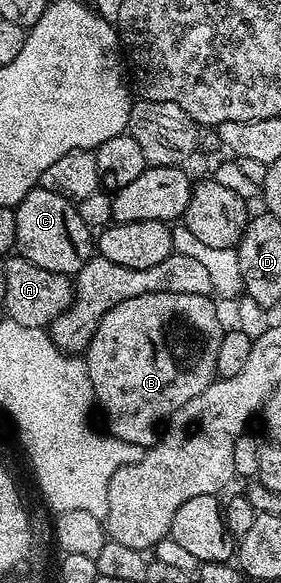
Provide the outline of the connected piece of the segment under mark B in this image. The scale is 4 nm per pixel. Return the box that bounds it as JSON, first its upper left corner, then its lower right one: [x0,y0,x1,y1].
[82,292,225,448]

